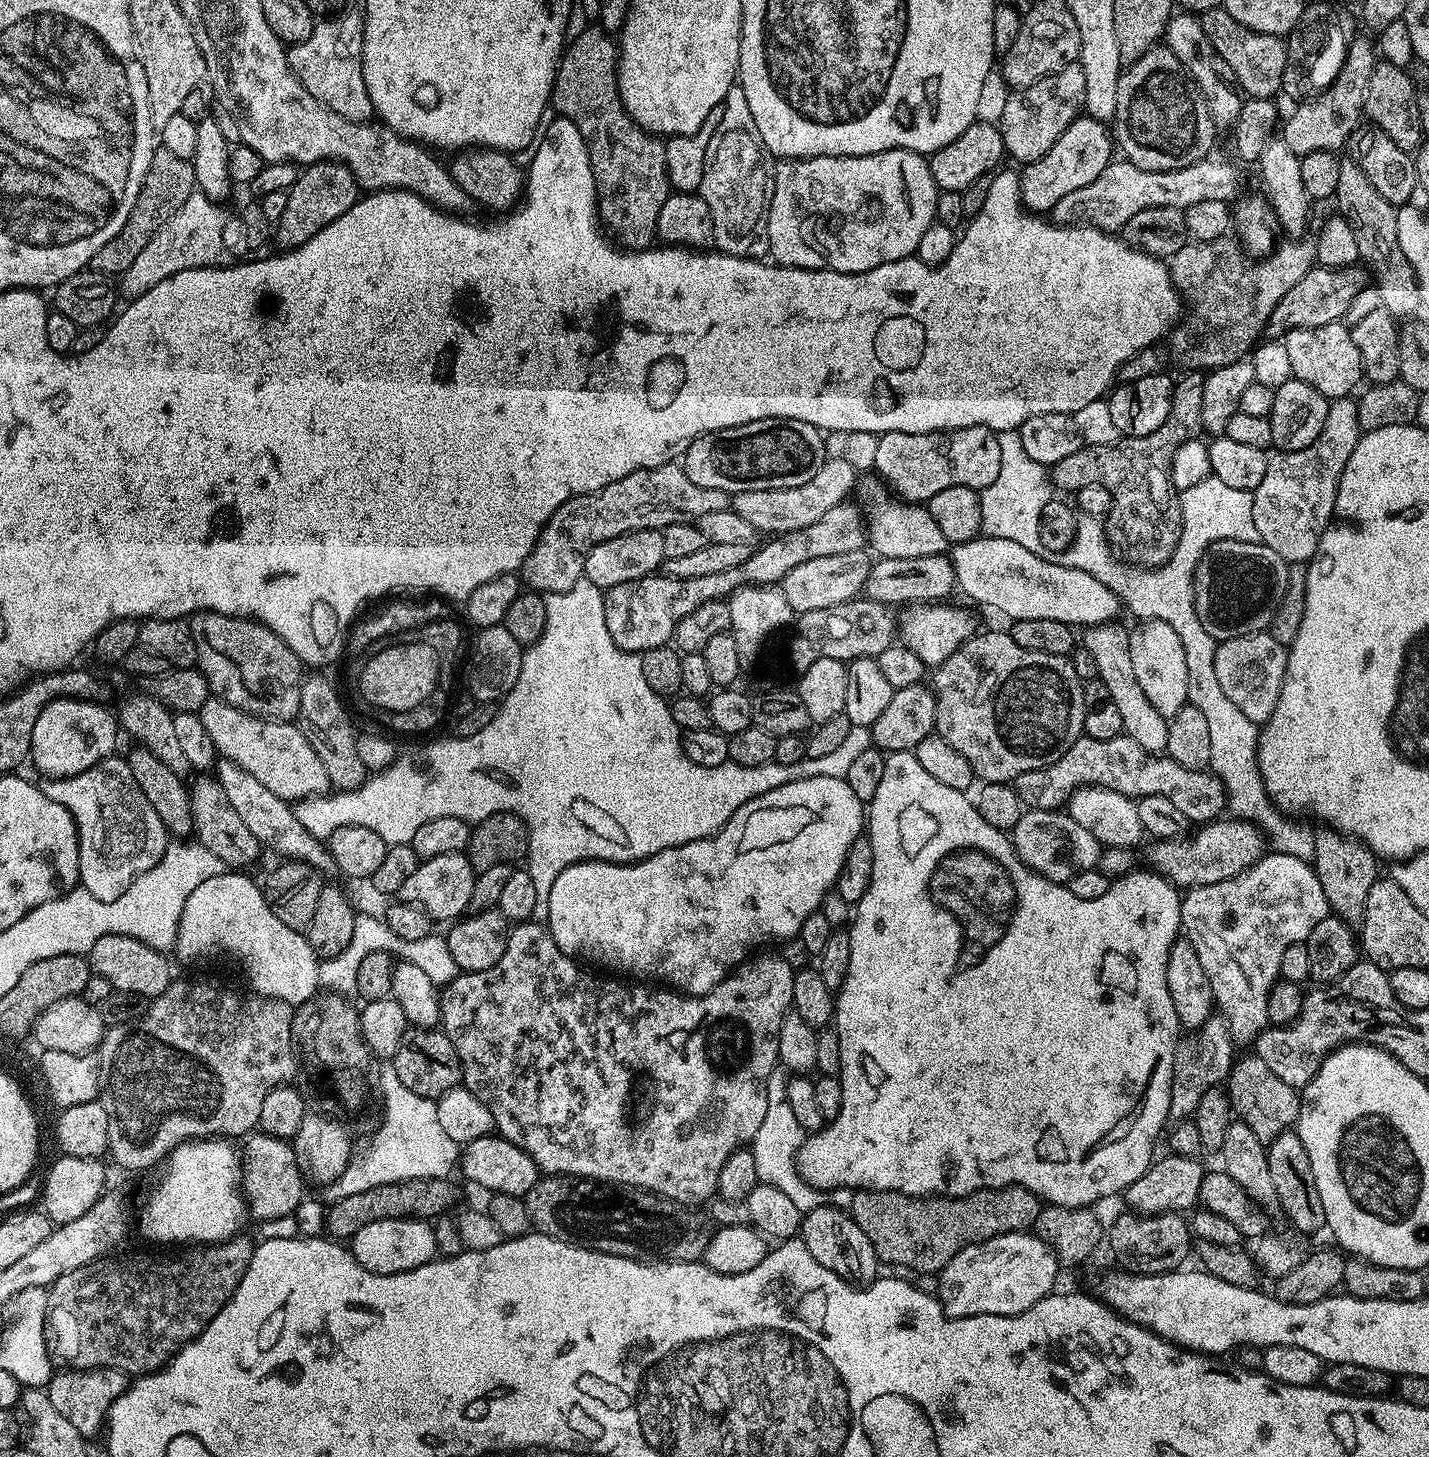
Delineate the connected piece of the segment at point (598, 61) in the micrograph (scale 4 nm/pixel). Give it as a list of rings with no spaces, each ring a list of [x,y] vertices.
[[[599,26],[582,29],[573,40],[571,37],[567,41],[560,62],[556,66],[550,104],[559,115],[565,116],[567,120],[574,122],[574,126],[578,126],[578,134],[582,134],[582,142],[586,142],[588,161],[596,187],[596,210],[607,235],[621,249],[643,252],[645,248],[653,247],[657,239],[658,214],[662,210],[662,202],[666,202],[670,195],[666,150],[661,137],[638,127],[625,110],[618,90],[617,59],[618,44],[609,33]]]

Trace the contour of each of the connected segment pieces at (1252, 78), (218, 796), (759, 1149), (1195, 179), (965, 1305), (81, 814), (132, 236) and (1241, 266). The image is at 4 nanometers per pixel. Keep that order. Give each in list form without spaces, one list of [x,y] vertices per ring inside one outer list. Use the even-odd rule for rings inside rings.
[[[1222,6],[1214,10],[1199,13],[1202,30],[1214,42],[1214,50],[1226,58],[1230,70],[1234,70],[1236,82],[1249,97],[1266,100],[1275,97],[1284,87],[1284,71],[1288,57],[1287,43],[1279,36],[1262,34],[1242,26],[1242,22],[1234,22],[1230,14]]]
[[[200,774],[195,778],[197,780],[191,781],[189,791],[195,839],[224,865],[234,870],[247,869],[247,864],[252,864],[259,858],[262,851],[261,842],[250,832],[249,827],[242,823],[242,817],[234,811],[234,805],[227,800],[226,790],[222,790],[215,775]]]
[[[777,1066],[768,1079],[768,1093],[766,1094],[766,1115],[762,1118],[762,1126],[758,1126],[758,1134],[754,1134],[750,1145],[754,1154],[754,1167],[758,1169],[758,1178],[761,1184],[775,1186],[782,1190],[782,1194],[788,1195],[798,1206],[801,1214],[814,1210],[826,1203],[826,1196],[829,1201],[847,1201],[850,1196],[849,1189],[829,1188],[827,1192],[822,1188],[811,1188],[800,1176],[796,1169],[796,1155],[806,1138],[805,1130],[798,1126],[798,1117],[790,1102],[786,1102],[786,1086],[788,1076],[783,1067]]]
[[[1205,158],[1178,170],[1142,170],[1126,159],[1117,159],[1108,164],[1094,182],[1066,194],[1062,202],[1052,207],[1051,219],[1057,224],[1082,224],[1116,234],[1130,222],[1130,218],[1134,218],[1134,214],[1154,206],[1185,209],[1194,206],[1194,202],[1235,201],[1241,191],[1235,166],[1212,159]]]
[[[1031,1231],[1002,1234],[954,1254],[952,1261],[938,1274],[938,1299],[944,1315],[954,1318],[978,1314],[1017,1316],[1057,1287],[1056,1271],[1061,1268],[1051,1246]]]
[[[113,754],[82,774],[48,778],[42,784],[46,798],[67,806],[74,818],[80,836],[80,884],[98,902],[114,902],[126,894],[130,882],[158,863],[170,843],[170,834],[135,782],[127,759],[118,757]]]
[[[162,146],[157,147],[153,151],[152,161],[146,170],[146,178],[142,182],[138,198],[134,202],[134,210],[130,210],[130,218],[126,218],[122,230],[118,230],[118,234],[114,234],[114,238],[110,238],[110,242],[106,242],[106,246],[102,246],[98,254],[94,254],[90,265],[91,271],[109,278],[123,277],[124,272],[130,270],[130,266],[134,266],[134,258],[142,254],[146,242],[150,242],[150,238],[158,234],[161,226],[194,191],[197,191],[197,186],[192,161],[170,154],[170,150]]]
[[[1232,234],[1189,242],[1178,254],[1167,257],[1170,278],[1187,305],[1182,319],[1170,333],[1170,352],[1175,363],[1177,360],[1185,364],[1183,367],[1188,370],[1211,370],[1243,360],[1251,353],[1268,327],[1274,306],[1316,264],[1316,246],[1311,239],[1284,239],[1263,258],[1250,258],[1244,245]]]

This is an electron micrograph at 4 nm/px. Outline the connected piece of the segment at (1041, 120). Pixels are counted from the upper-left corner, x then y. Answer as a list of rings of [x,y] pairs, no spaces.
[[[1079,63],[1067,64],[1062,70],[1007,94],[1009,96],[1004,100],[1004,109],[998,119],[1004,151],[1009,157],[1020,160],[1021,165],[1029,164],[1042,158],[1042,154],[1046,154],[1046,150],[1062,138],[1066,126],[1070,126],[1070,122],[1077,120],[1084,112],[1086,74]]]

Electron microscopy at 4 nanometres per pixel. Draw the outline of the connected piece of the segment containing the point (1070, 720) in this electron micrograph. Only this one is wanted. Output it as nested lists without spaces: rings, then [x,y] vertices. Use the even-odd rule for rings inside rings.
[[[1007,631],[983,632],[969,638],[961,648],[954,650],[954,654],[950,654],[950,658],[946,658],[946,662],[942,662],[939,668],[931,673],[930,687],[936,694],[935,731],[942,738],[946,738],[946,742],[950,742],[950,746],[954,746],[954,750],[958,750],[962,754],[962,758],[966,758],[966,762],[970,762],[974,774],[983,783],[1006,784],[1016,781],[1022,774],[1026,774],[1030,770],[1038,770],[1058,762],[1058,758],[1062,754],[1066,754],[1066,750],[1070,750],[1070,746],[1074,746],[1074,742],[1084,735],[1084,714],[1086,711],[1083,700],[1084,684],[1075,674],[1069,657],[1038,654],[1038,650],[1022,650],[1022,646],[1018,646],[1018,642],[1014,642],[1014,638]]]

